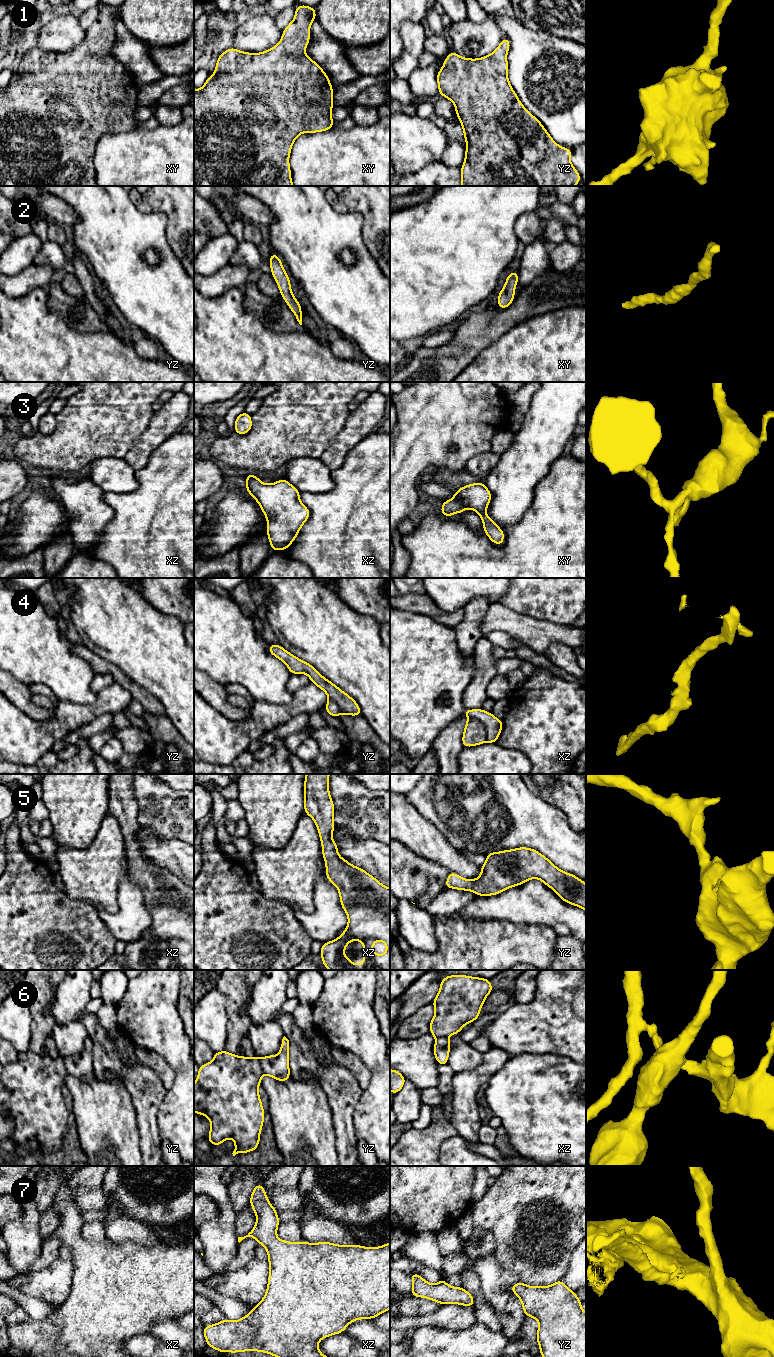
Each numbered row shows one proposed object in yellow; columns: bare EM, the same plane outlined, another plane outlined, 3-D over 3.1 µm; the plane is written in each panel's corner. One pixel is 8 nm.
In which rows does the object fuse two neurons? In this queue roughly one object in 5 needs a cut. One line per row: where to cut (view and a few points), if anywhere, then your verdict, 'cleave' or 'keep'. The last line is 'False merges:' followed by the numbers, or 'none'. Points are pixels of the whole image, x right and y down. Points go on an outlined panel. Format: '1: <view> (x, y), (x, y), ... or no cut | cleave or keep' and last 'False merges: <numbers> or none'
1: no cut | keep
2: no cut | keep
3: no cut | keep
4: xz (469, 717), (475, 717), (483, 724), (486, 741) | cleave
5: no cut | keep
6: yz (259, 1059), (263, 1073) | cleave
7: no cut | keep
False merges: 4, 6

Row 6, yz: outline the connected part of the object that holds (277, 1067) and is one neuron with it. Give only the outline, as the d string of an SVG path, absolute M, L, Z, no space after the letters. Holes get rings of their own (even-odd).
M284 1036L277 1056L268 1055L260 1059L263 1074L286 1082L291 1076L289 1069L289 1040Z

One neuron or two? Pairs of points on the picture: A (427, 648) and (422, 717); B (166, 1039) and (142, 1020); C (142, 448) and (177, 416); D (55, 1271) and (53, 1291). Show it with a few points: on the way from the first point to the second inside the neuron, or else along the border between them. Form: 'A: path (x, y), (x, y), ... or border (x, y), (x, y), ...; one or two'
A: path (422, 665), (422, 700); one
B: path (160, 1033), (148, 1021); one
C: path (151, 439), (168, 422); one
D: path (55, 1276), (53, 1286); one

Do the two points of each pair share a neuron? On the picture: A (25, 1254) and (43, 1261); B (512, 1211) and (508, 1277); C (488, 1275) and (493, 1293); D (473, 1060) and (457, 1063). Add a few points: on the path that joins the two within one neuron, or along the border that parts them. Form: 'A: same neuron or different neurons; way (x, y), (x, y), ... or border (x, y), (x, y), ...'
A: different neurons; border (43, 1243), (40, 1256), (28, 1272)
B: different neurons; border (493, 1253), (496, 1260), (520, 1280)
C: same neuron; way (492, 1279), (493, 1289)
D: same neuron; way (469, 1060), (461, 1060)

